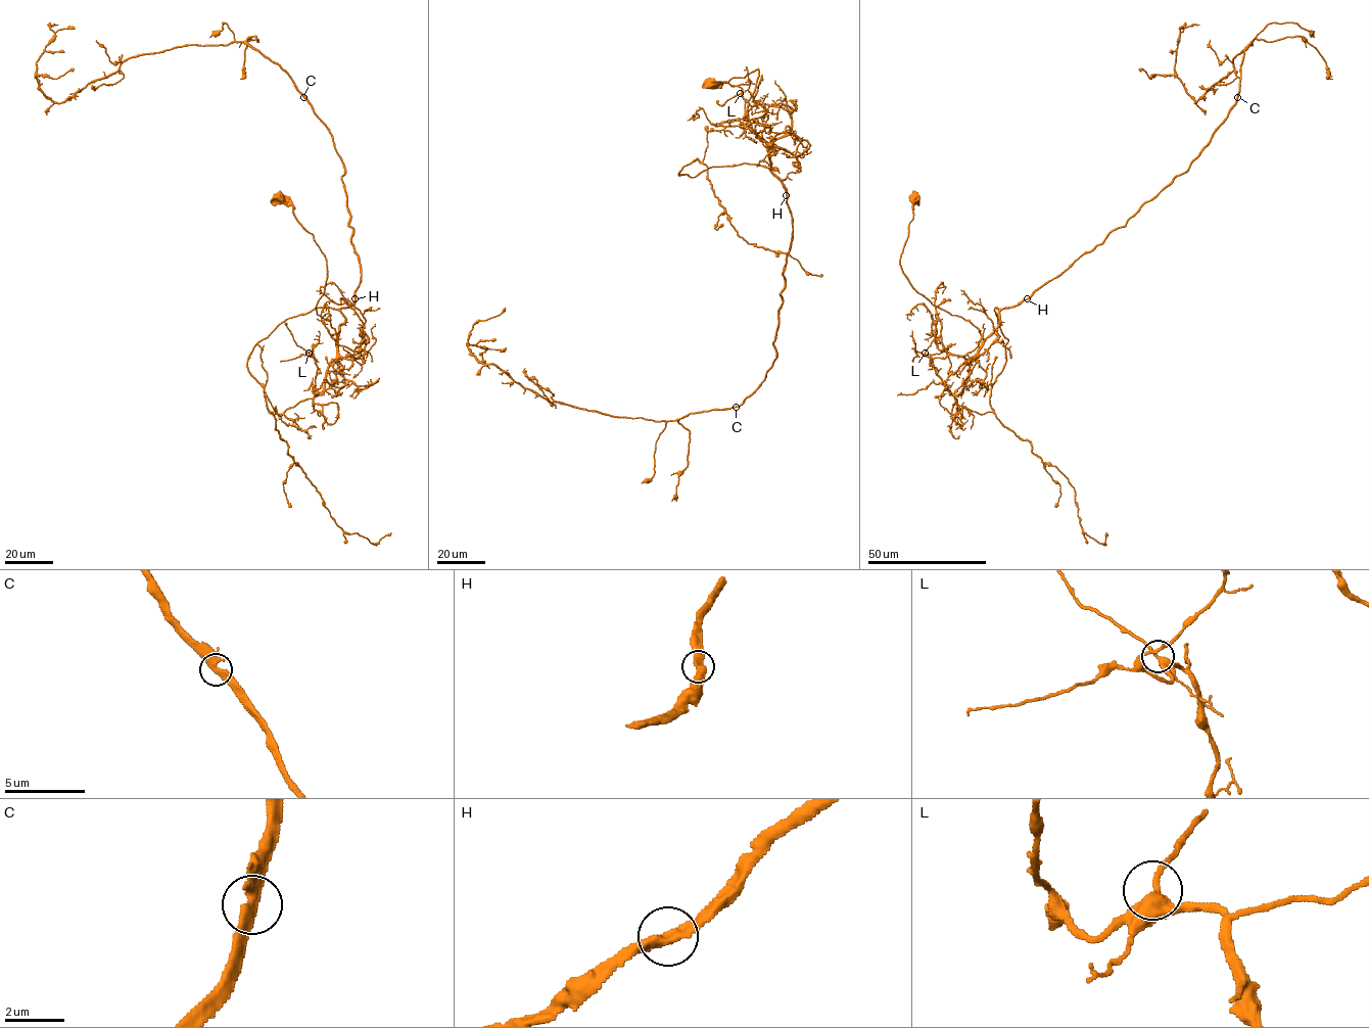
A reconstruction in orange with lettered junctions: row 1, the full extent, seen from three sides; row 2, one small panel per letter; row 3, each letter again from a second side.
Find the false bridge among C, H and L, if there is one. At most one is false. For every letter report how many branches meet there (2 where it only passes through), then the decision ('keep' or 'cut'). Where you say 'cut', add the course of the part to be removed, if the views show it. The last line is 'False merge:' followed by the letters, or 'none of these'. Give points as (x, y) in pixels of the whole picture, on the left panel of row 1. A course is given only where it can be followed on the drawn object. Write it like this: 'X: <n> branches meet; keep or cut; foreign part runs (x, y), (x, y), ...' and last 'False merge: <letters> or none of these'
C: 2 branches meet; keep
H: 2 branches meet; keep
L: 2 branches meet; keep
False merge: none of these

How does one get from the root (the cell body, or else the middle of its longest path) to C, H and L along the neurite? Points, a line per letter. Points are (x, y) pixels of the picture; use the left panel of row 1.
C: (279, 197), (325, 256), (316, 311), (338, 339), (361, 265), (344, 166), (303, 97)
H: (279, 197), (325, 256), (327, 279), (316, 311), (338, 339), (340, 309), (355, 298)
L: (279, 197), (326, 260), (316, 311), (335, 330), (337, 357), (317, 394), (309, 353)

